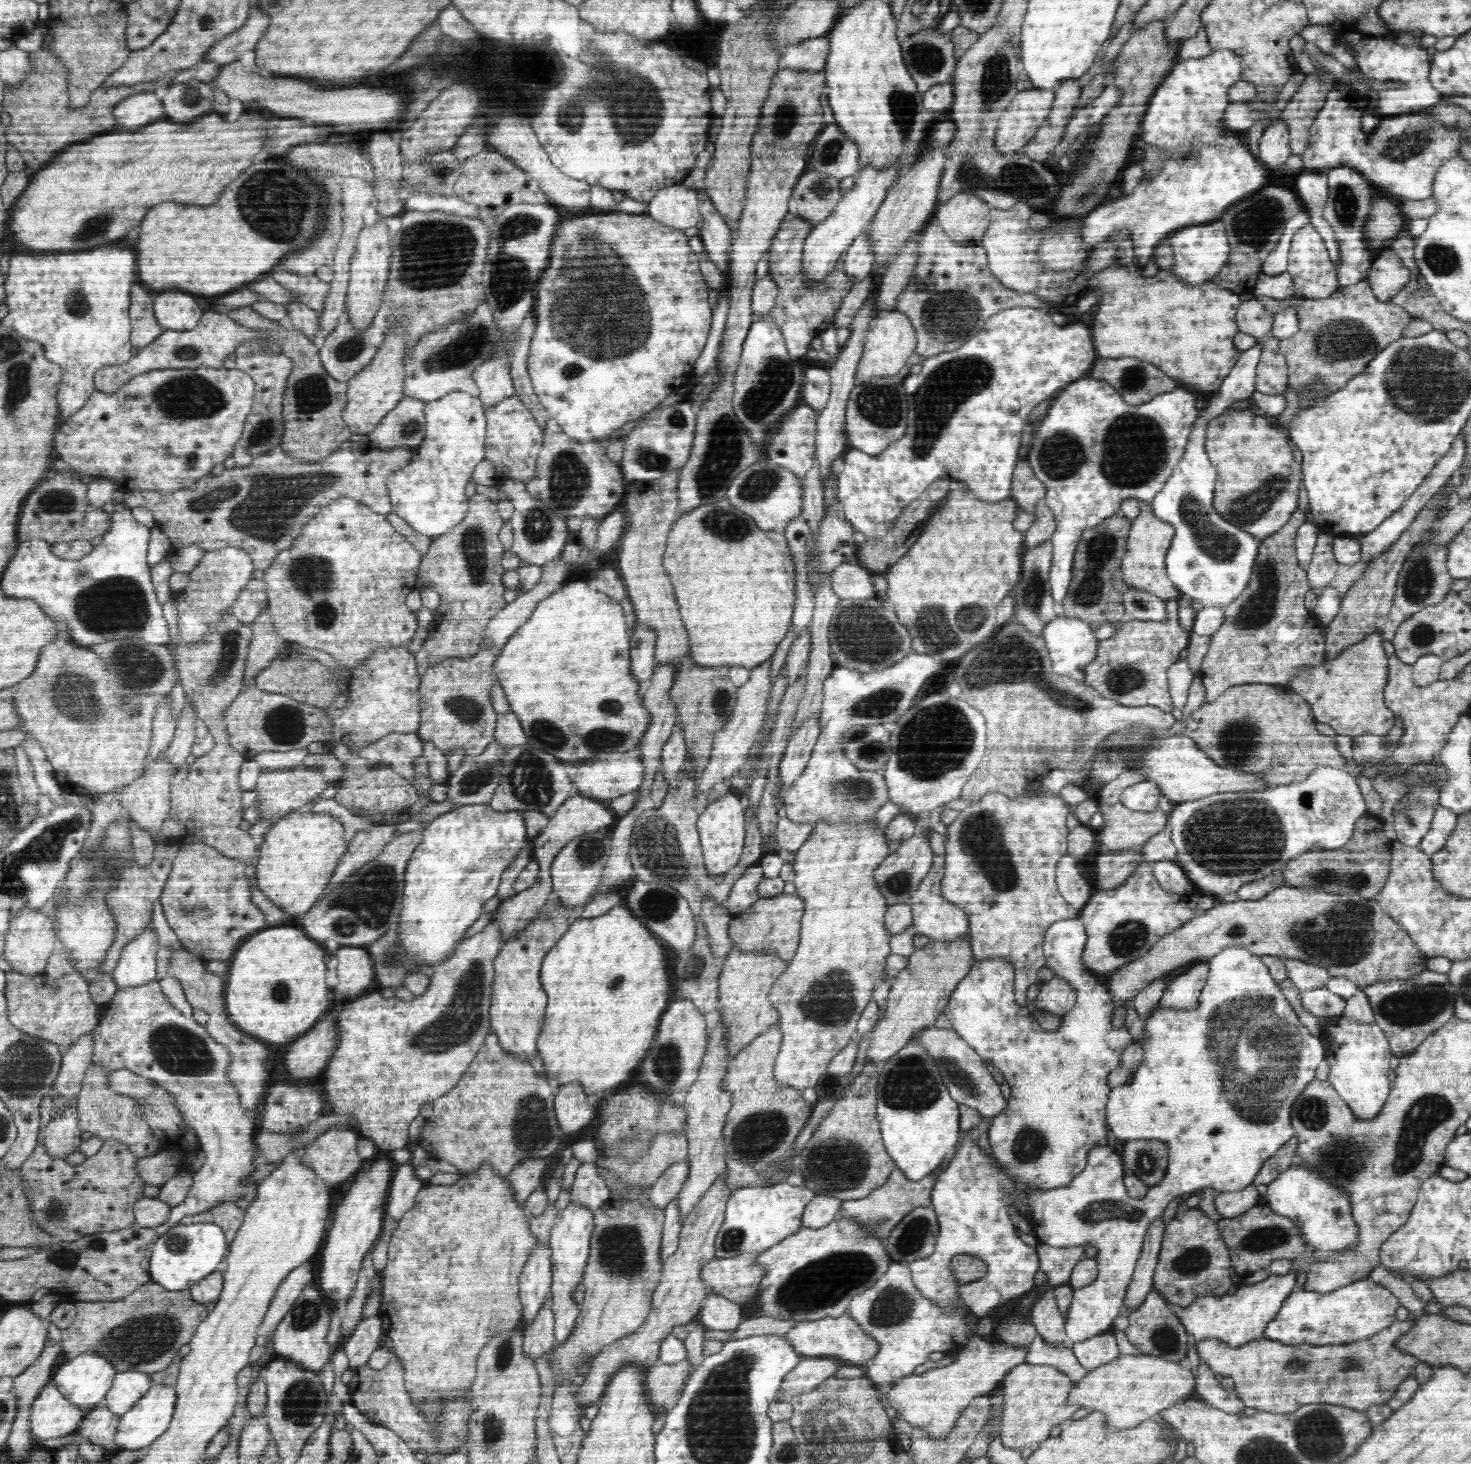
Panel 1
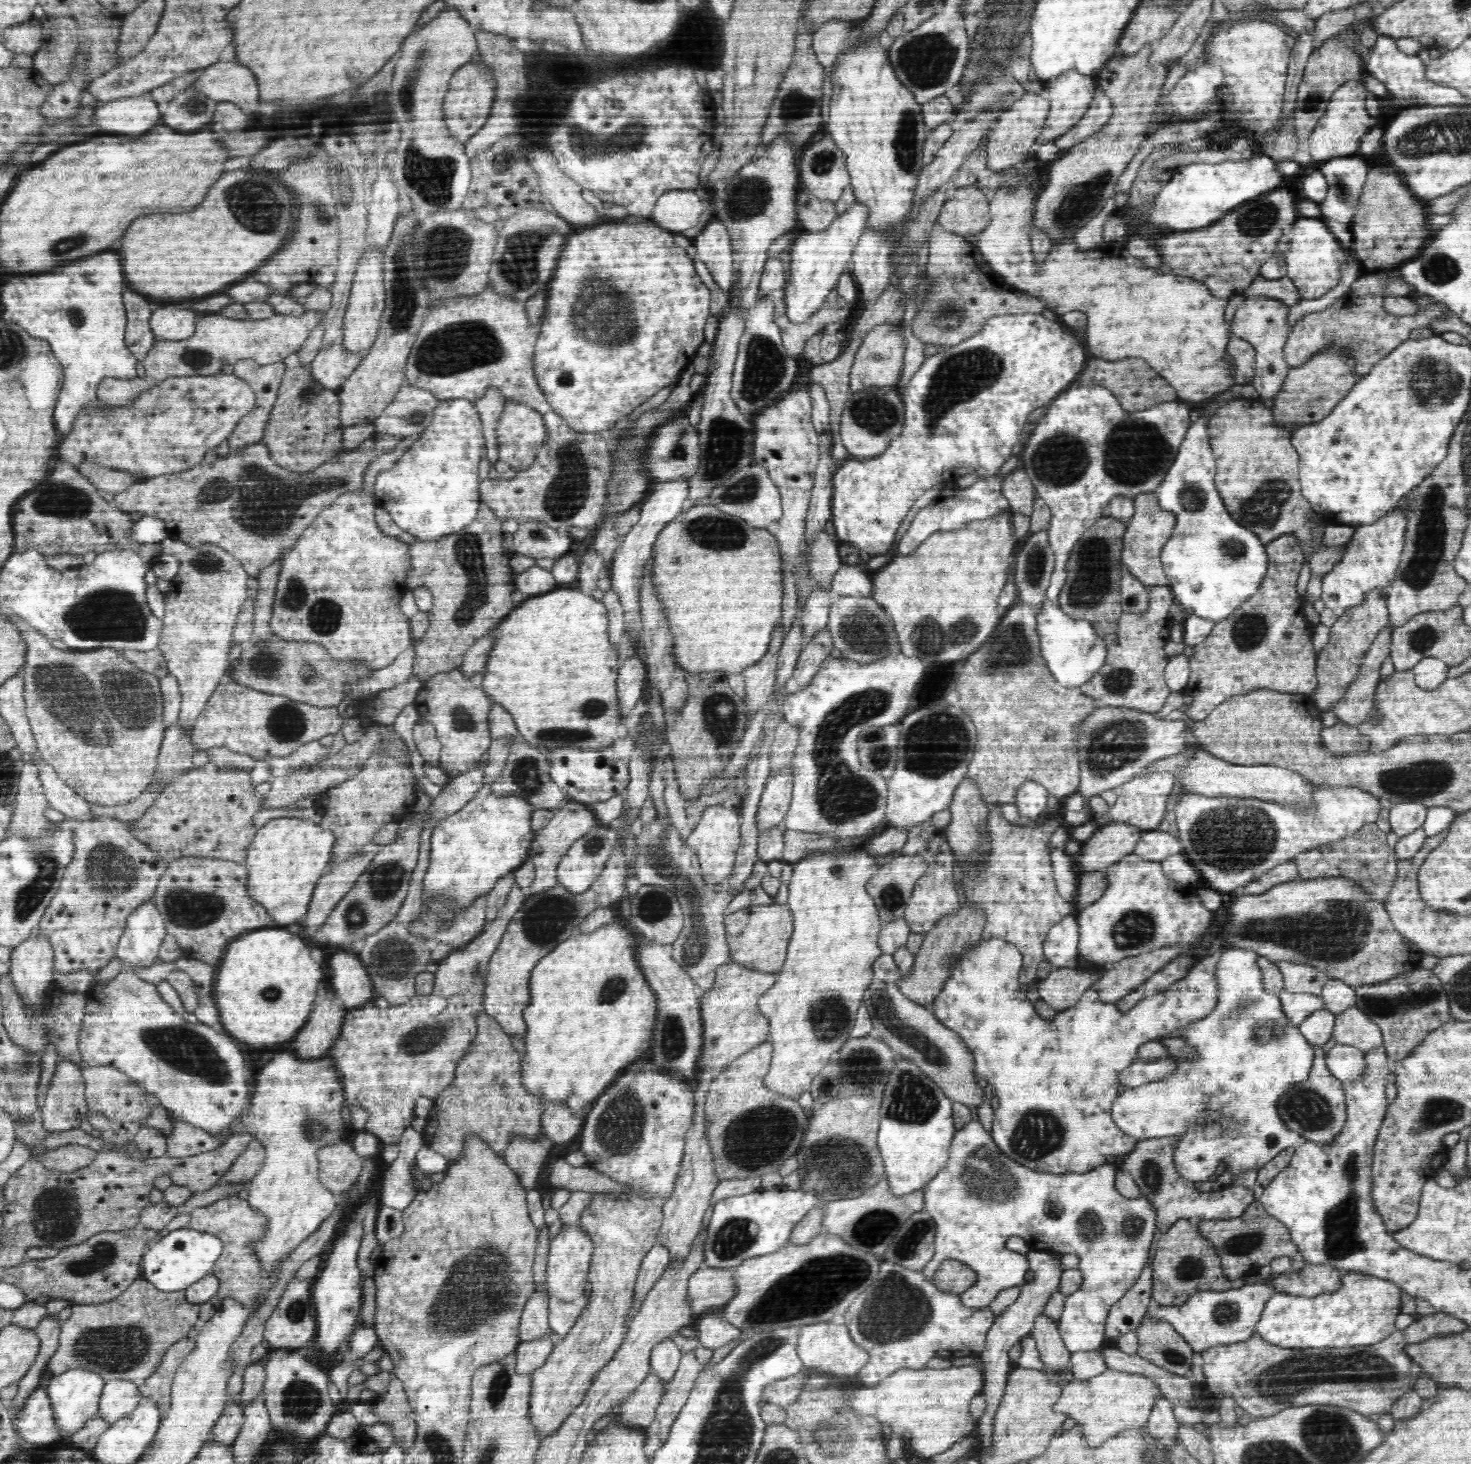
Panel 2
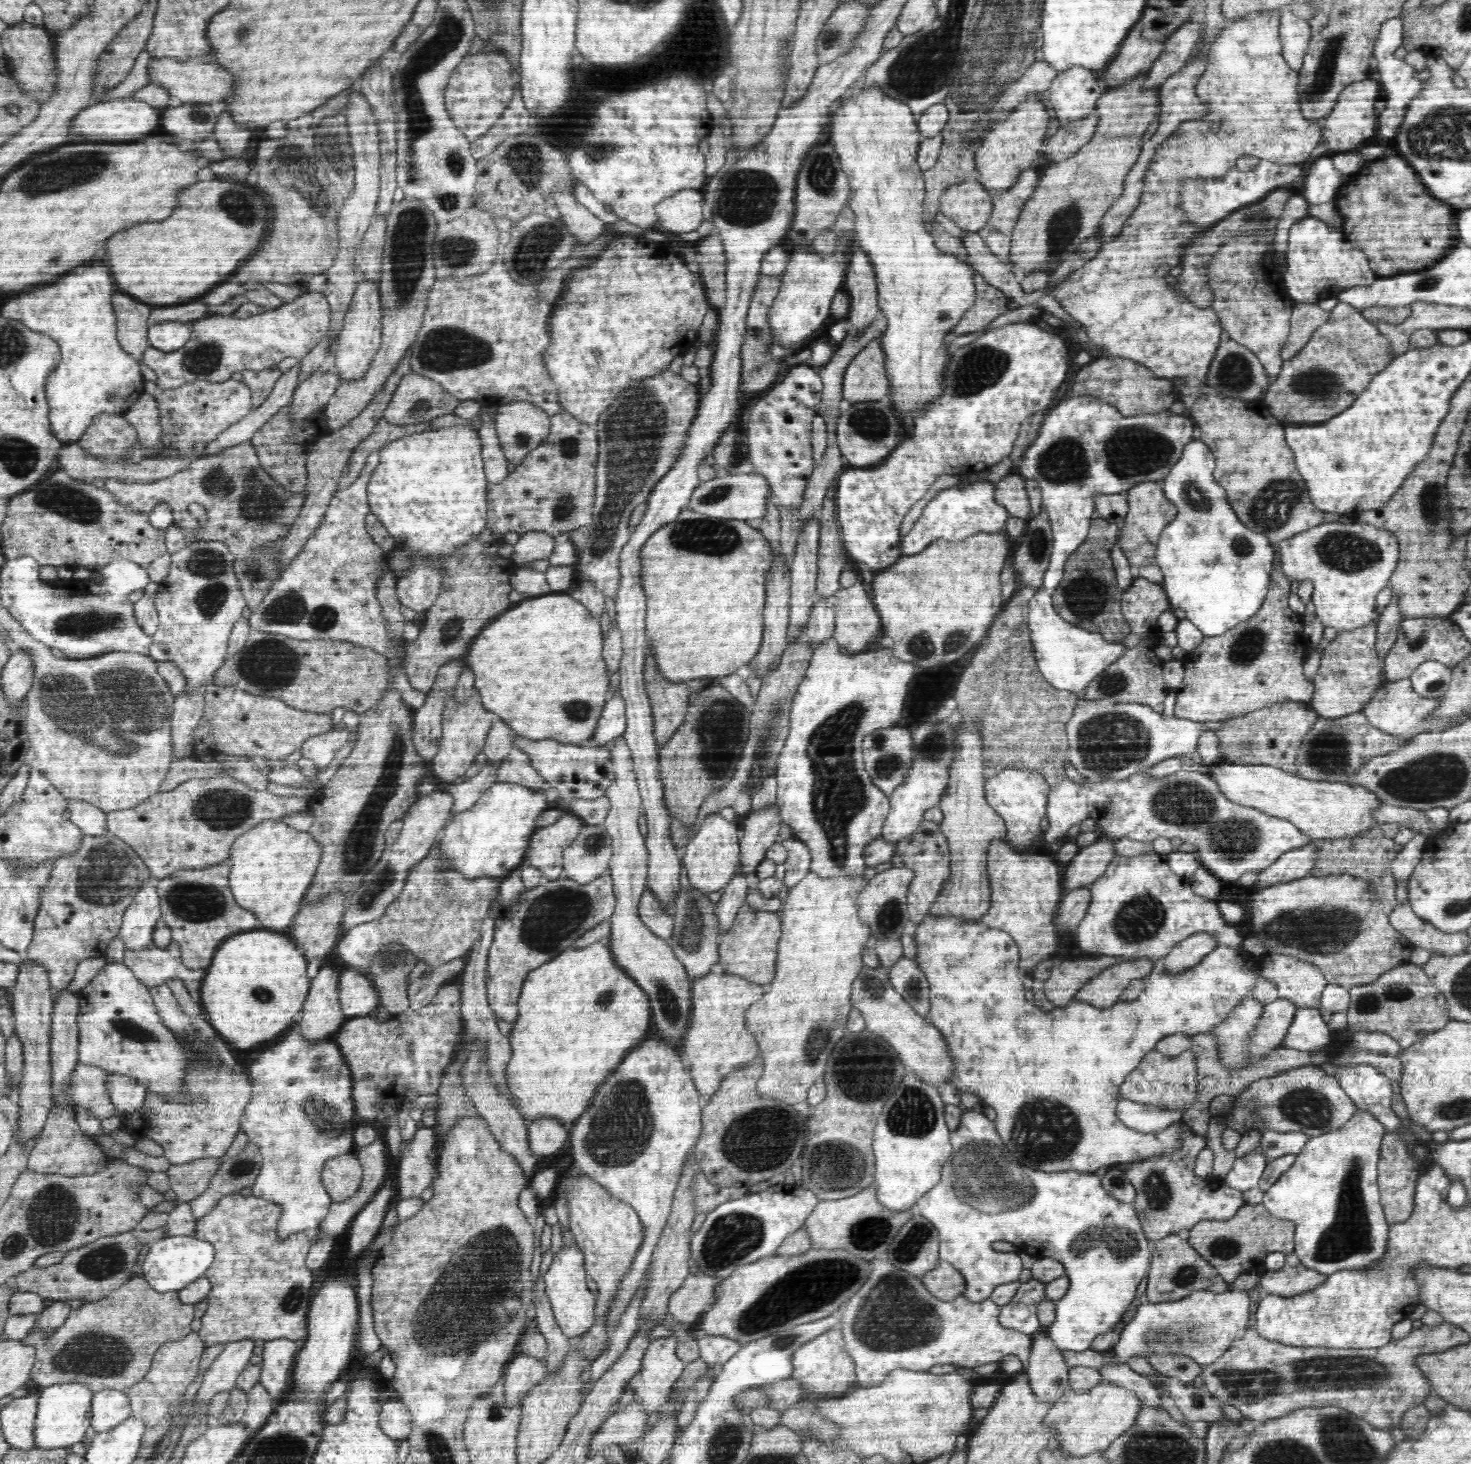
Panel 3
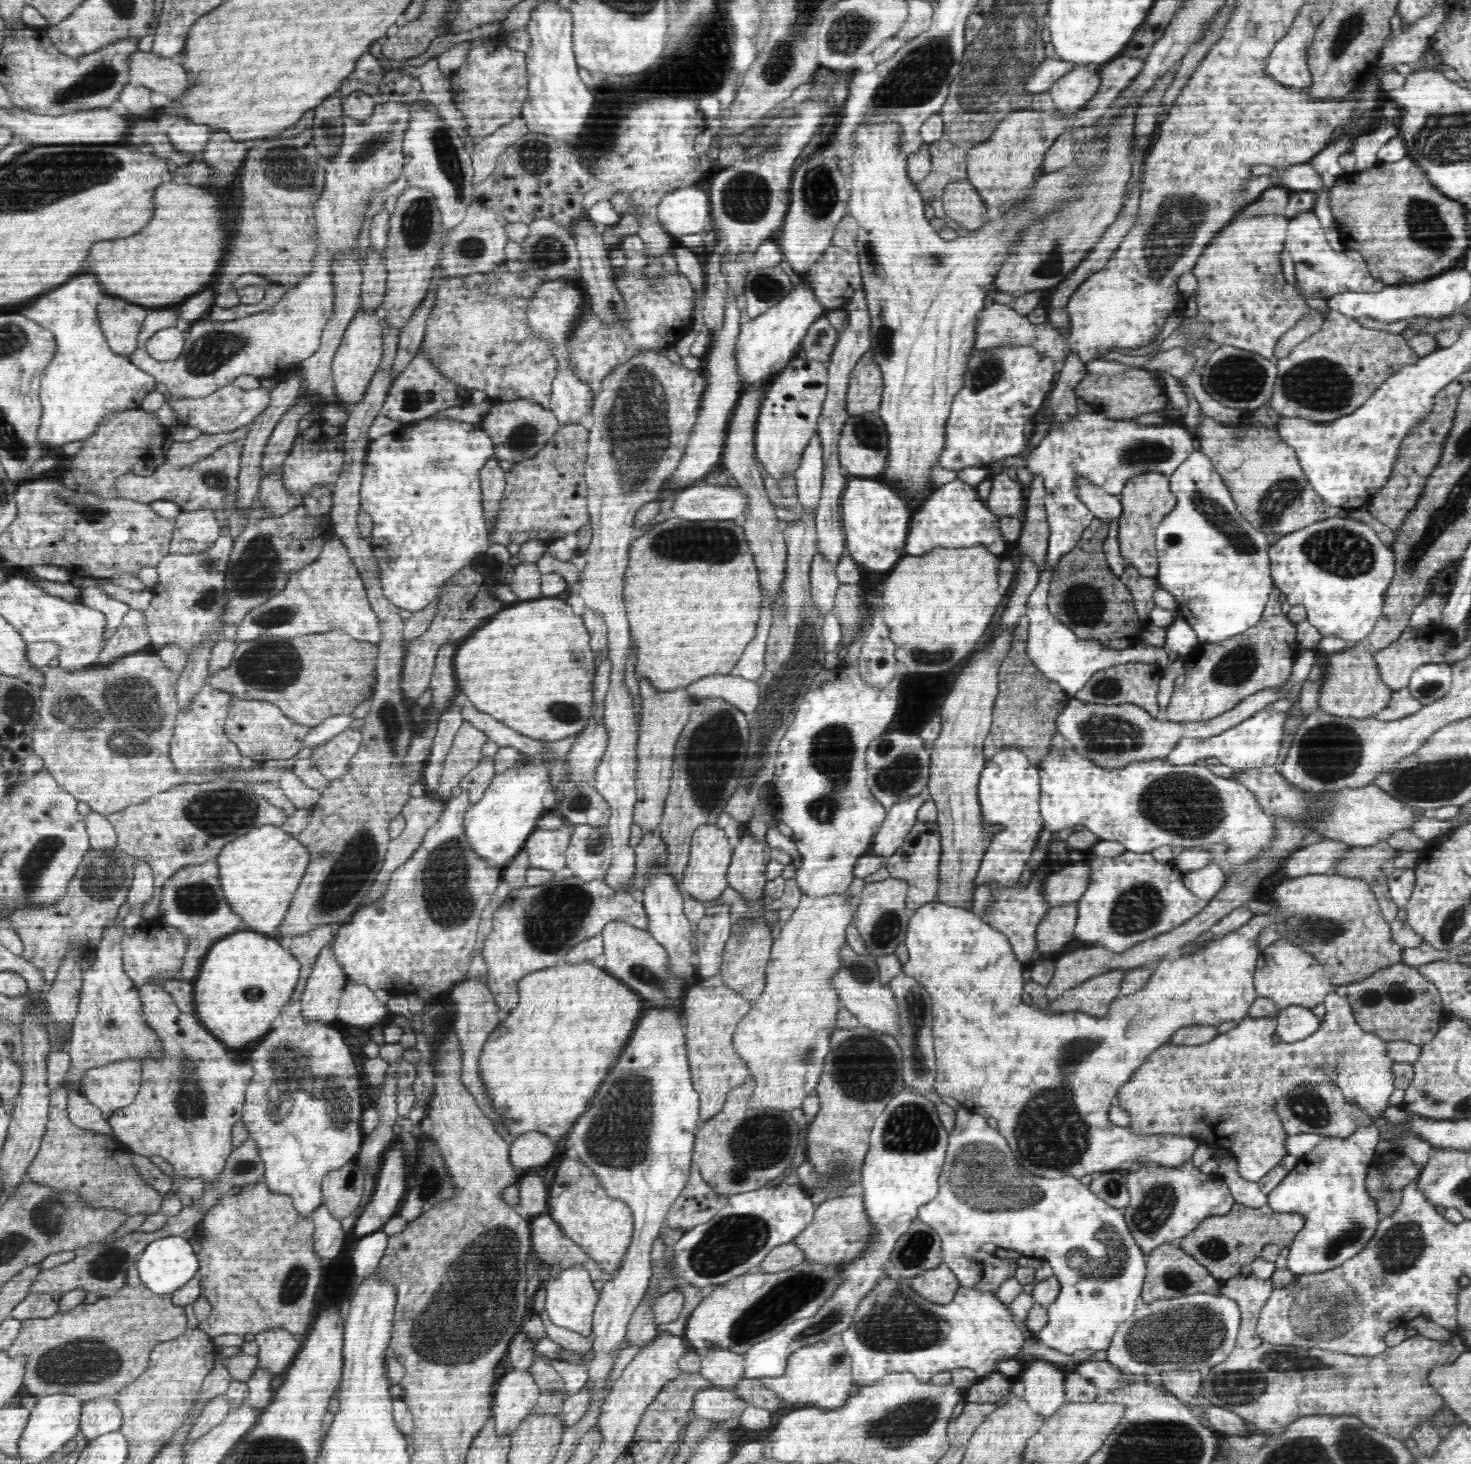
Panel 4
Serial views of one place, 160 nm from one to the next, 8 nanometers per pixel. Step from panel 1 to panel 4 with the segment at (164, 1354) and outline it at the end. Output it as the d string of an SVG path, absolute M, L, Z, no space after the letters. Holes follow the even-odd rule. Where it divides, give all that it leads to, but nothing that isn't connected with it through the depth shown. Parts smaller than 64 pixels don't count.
M140 1282L138 1288L126 1284L121 1290L102 1297L93 1304L79 1304L68 1312L50 1318L34 1318L21 1321L22 1331L6 1349L11 1357L26 1355L26 1372L23 1384L31 1396L71 1394L82 1403L100 1396L114 1396L127 1384L134 1383L147 1369L152 1349L158 1344L178 1339L186 1330L184 1307L175 1305L172 1296L158 1295Z

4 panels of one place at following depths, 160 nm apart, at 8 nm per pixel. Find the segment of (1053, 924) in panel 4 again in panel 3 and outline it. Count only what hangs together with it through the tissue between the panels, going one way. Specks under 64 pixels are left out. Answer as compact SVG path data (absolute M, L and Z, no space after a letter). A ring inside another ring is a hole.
M1082 885L1080 888L1070 889L1068 893L1065 893L1059 904L1058 916L1056 916L1057 932L1060 934L1074 931L1085 916L1090 902L1090 885Z

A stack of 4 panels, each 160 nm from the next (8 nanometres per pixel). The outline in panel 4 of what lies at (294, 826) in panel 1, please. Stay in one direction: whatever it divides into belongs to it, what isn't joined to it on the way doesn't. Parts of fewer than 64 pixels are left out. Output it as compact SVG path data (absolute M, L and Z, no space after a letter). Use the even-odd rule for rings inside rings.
M272 824L249 830L246 834L228 843L219 852L215 859L219 864L219 881L224 896L228 896L228 904L232 904L232 908L236 908L236 912L240 912L240 916L244 916L244 924L247 924L250 930L274 934L287 915L296 889L307 871L310 855L310 849L298 837L294 837L291 833Z

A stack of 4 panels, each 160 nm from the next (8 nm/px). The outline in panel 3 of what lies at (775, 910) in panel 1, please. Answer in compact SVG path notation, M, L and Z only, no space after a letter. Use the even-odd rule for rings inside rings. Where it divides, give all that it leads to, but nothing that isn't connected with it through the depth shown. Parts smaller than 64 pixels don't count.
M746 902L740 906L732 925L720 933L719 963L724 973L735 973L766 986L775 975L779 954L779 938L783 934L782 920L776 912L754 911Z

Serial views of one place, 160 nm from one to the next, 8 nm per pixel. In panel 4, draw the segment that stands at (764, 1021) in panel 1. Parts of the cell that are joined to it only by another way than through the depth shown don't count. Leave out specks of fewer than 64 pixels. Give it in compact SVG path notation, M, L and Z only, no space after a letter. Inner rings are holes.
M696 981L688 987L682 1000L683 1022L685 1024L686 1050L691 1072L691 1081L699 1094L699 1120L709 1120L724 1106L728 1088L736 1088L746 1081L748 1068L732 1048L732 1034L738 1022L752 1008L748 999L720 981L704 983Z

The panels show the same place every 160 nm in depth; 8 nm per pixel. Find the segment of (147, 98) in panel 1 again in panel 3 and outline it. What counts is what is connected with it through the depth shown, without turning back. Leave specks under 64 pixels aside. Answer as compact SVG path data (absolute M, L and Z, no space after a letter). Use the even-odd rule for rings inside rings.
M129 97L112 99L107 102L93 102L90 106L83 108L74 119L71 120L69 132L76 142L120 142L126 138L138 138L140 134L146 134L154 130L160 124L160 111L146 102Z

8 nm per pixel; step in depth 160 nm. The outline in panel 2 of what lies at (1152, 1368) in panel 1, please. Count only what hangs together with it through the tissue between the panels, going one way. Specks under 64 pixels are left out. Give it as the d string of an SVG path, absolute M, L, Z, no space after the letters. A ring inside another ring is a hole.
M1107 1368L1106 1372L1088 1380L1070 1380L1062 1387L1054 1411L1067 1413L1076 1420L1076 1425L1085 1426L1084 1439L1090 1446L1098 1446L1126 1429L1146 1428L1152 1407L1163 1398L1162 1389L1154 1379L1144 1373L1114 1368Z

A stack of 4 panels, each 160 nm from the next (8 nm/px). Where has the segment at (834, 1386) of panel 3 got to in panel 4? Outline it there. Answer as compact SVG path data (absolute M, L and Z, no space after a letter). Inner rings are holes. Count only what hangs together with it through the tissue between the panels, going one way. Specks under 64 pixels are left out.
M840 1334L828 1337L819 1343L810 1343L796 1350L788 1357L787 1367L782 1375L761 1378L763 1385L777 1394L784 1406L795 1404L808 1407L814 1404L818 1408L840 1408L850 1397L850 1390L854 1386L852 1376L852 1361L844 1346Z

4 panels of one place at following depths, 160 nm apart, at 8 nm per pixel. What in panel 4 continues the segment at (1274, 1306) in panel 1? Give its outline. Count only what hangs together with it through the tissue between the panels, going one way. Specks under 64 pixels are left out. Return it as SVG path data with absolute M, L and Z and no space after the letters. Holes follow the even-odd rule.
M1196 1293L1175 1299L1160 1299L1151 1303L1140 1303L1134 1314L1127 1318L1114 1333L1108 1347L1107 1361L1120 1368L1124 1373L1151 1376L1152 1382L1161 1383L1163 1375L1170 1370L1187 1369L1190 1372L1202 1372L1204 1378L1213 1366L1224 1362L1235 1347L1237 1334L1242 1322L1239 1305L1236 1300L1224 1295Z

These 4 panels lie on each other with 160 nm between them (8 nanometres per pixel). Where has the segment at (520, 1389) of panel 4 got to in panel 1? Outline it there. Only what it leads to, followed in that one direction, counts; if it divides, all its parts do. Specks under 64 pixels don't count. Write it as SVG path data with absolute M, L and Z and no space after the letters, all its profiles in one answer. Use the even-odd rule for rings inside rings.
M548 1300L540 1308L534 1322L530 1326L524 1326L523 1328L524 1353L527 1353L527 1356L530 1356L535 1361L544 1352L551 1350L556 1345L554 1330L555 1318L551 1311L550 1300Z

